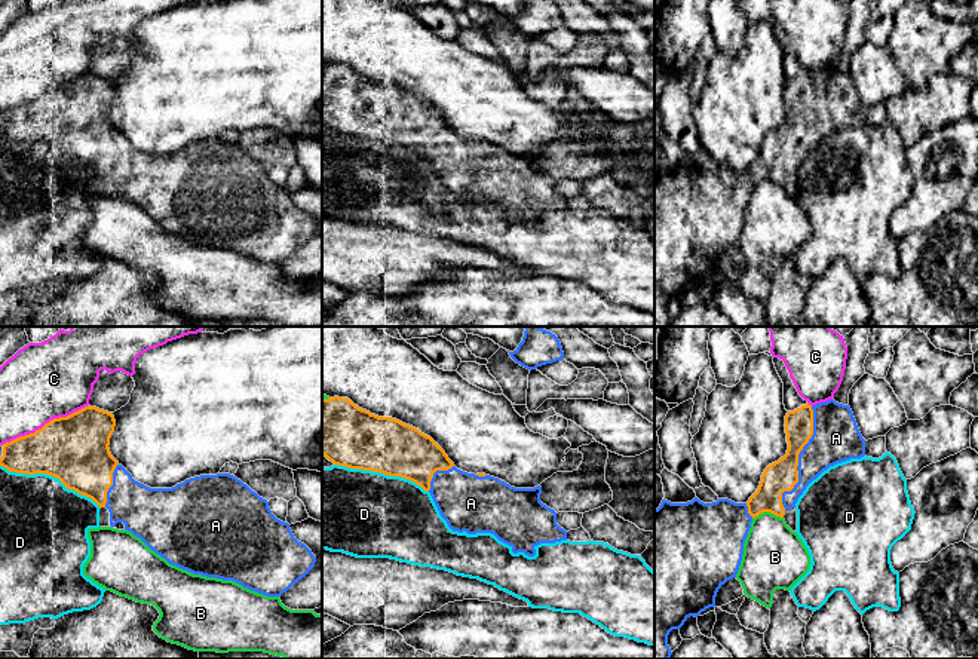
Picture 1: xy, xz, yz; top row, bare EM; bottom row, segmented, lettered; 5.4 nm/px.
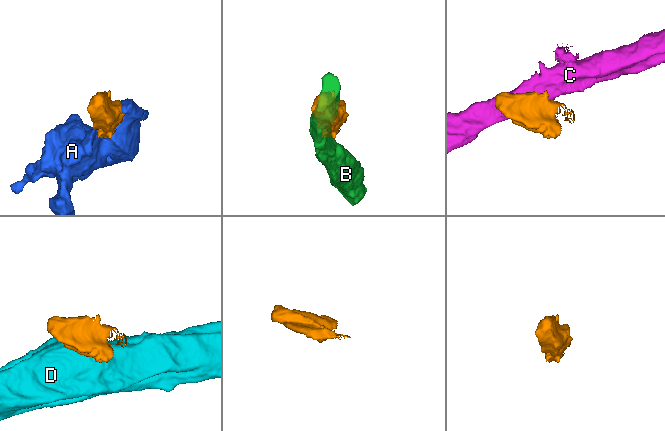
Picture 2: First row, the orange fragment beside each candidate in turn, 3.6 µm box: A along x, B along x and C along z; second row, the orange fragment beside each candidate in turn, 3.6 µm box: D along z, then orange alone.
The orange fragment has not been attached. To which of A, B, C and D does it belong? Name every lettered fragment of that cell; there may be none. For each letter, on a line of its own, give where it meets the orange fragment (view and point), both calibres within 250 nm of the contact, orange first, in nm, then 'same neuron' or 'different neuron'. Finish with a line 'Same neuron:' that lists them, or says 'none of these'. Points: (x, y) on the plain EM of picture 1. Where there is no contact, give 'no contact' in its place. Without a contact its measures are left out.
A: yz (797, 128) | 170/260 nm | same neuron
B: yz (768, 178) | 170/340 nm | different neuron
C: xy (46, 91) | 360/420 nm | different neuron
D: xy (51, 143) | 360/440 nm | different neuron
Same neuron: A

